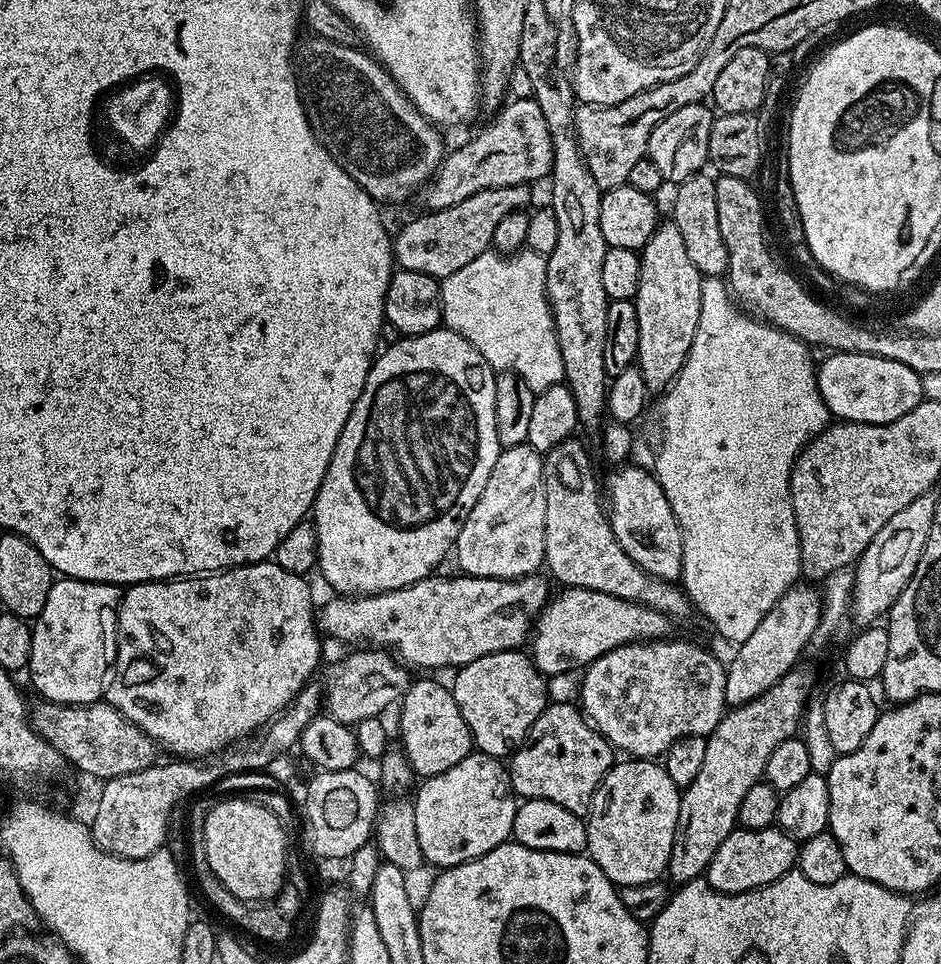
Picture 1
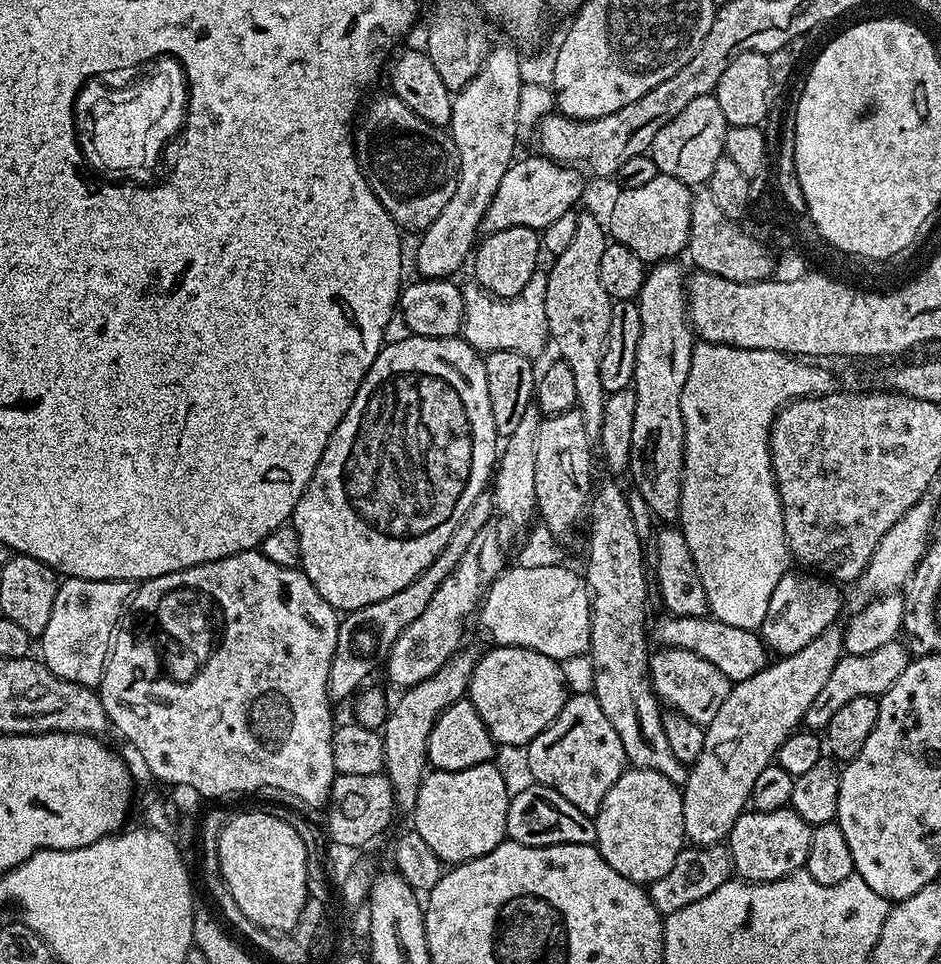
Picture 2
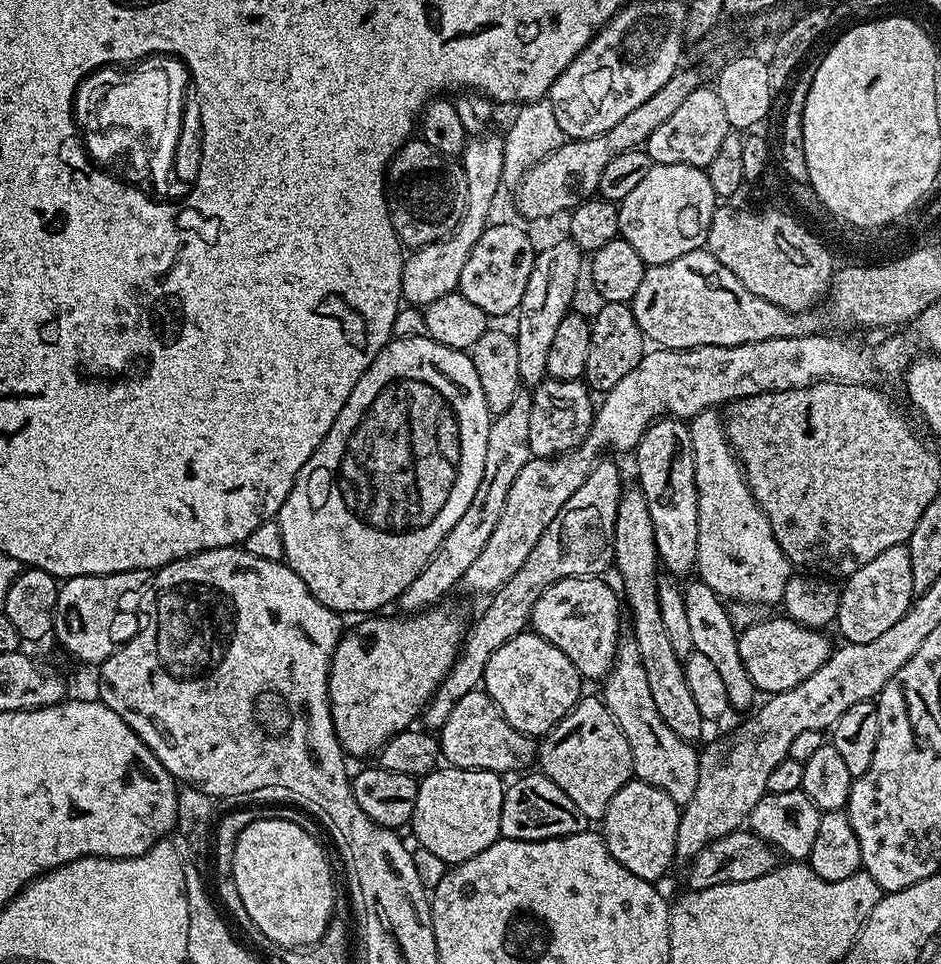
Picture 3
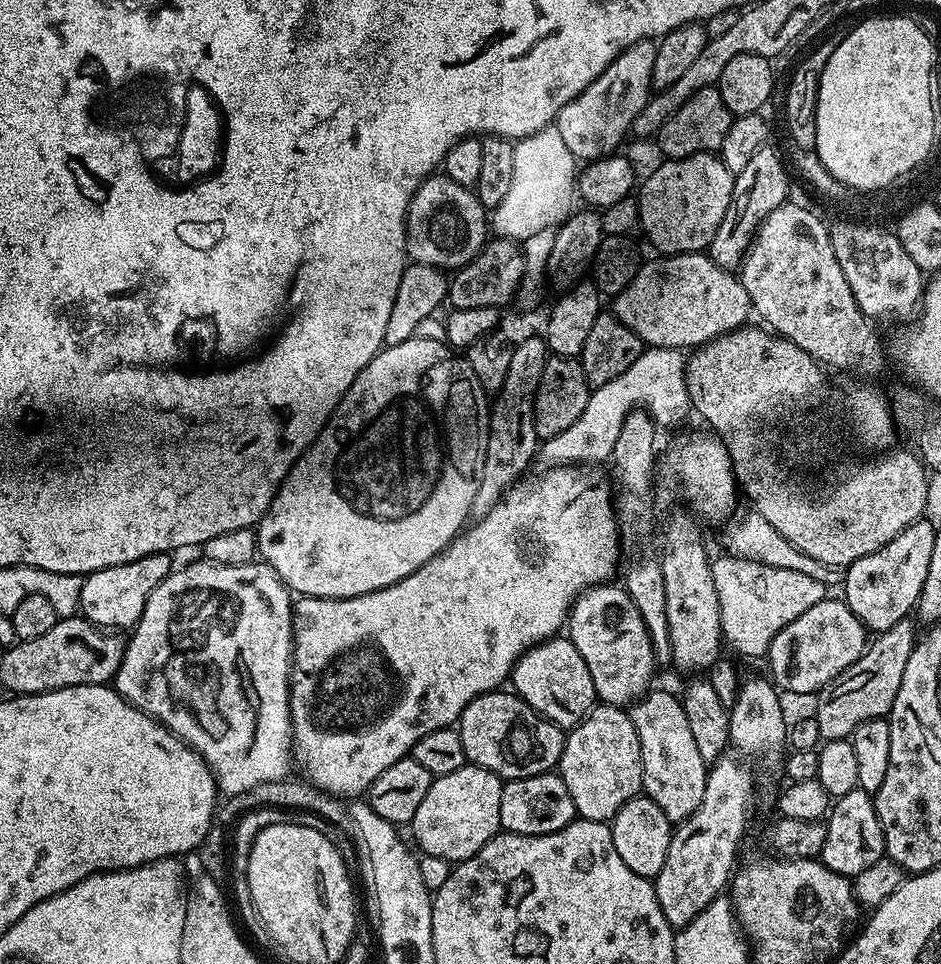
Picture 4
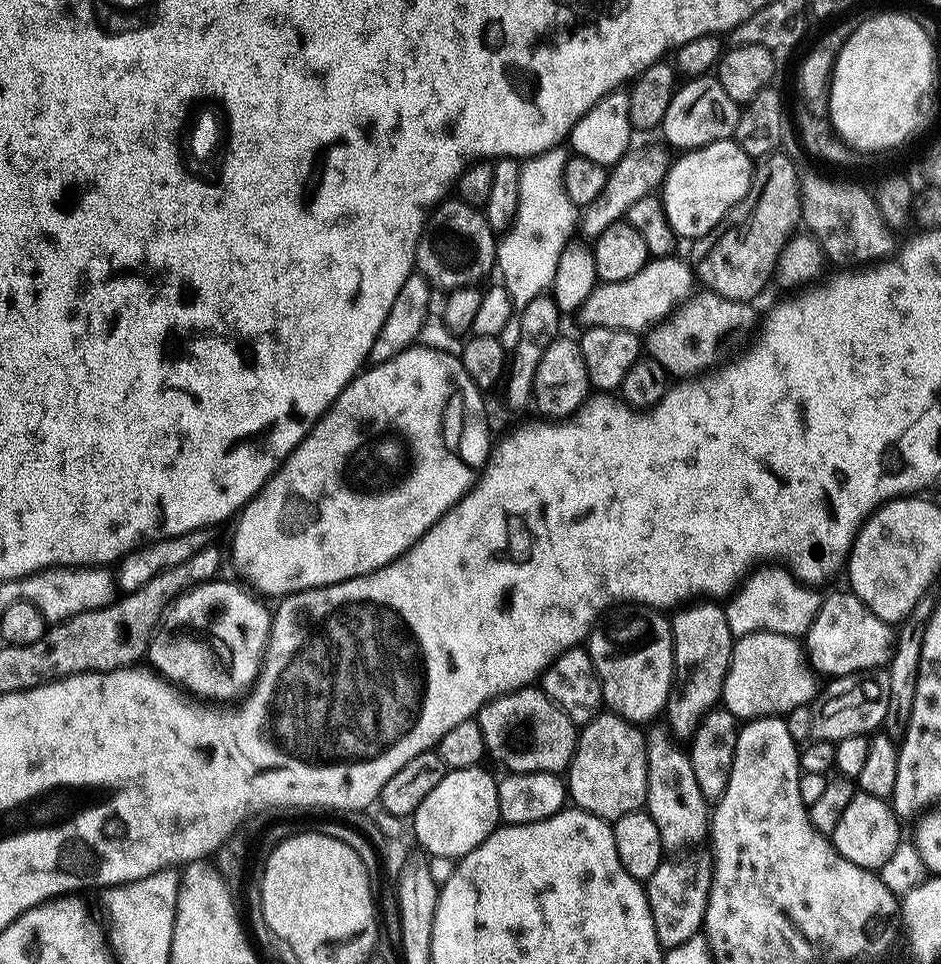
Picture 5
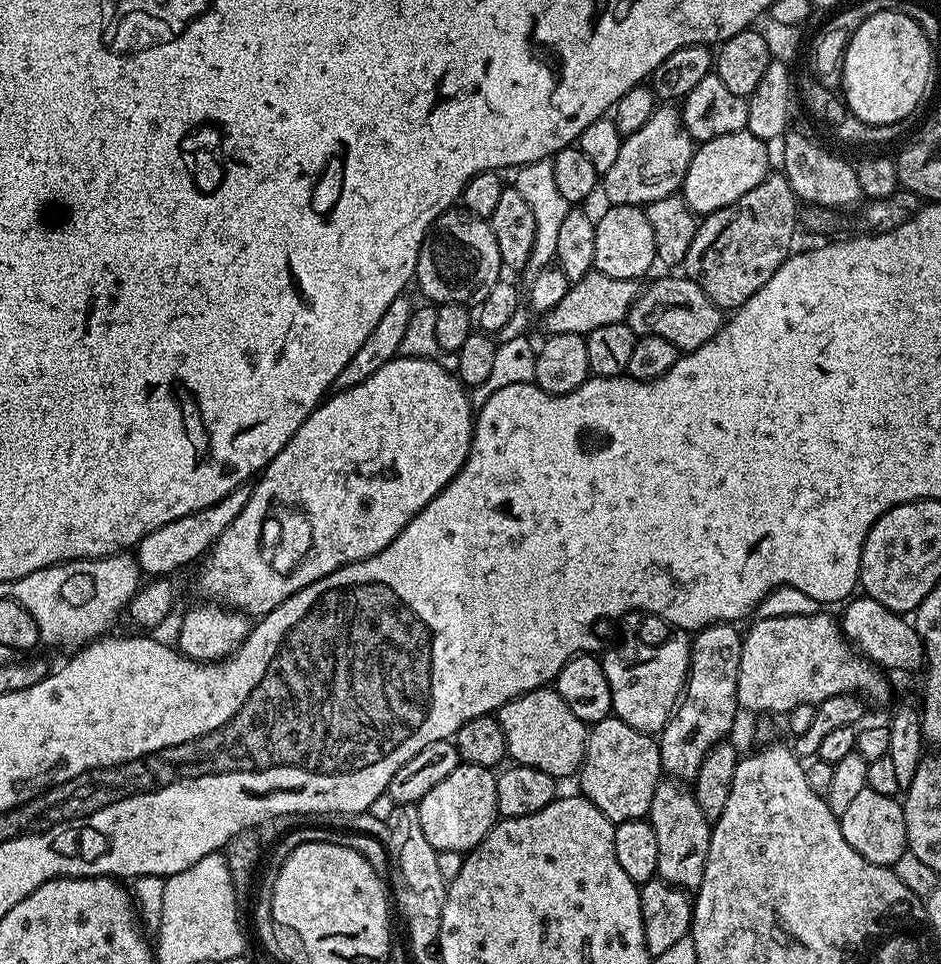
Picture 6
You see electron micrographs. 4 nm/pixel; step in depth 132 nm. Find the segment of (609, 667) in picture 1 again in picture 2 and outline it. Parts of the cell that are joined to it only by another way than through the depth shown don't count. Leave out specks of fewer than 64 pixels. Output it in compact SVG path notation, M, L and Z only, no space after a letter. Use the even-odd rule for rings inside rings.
M661 647L656 651L651 653L648 661L652 691L671 711L686 714L686 718L706 726L714 714L718 714L722 702L726 702L729 680L722 674L722 670L718 670L718 666L706 662L706 658L698 658L698 654L690 650Z

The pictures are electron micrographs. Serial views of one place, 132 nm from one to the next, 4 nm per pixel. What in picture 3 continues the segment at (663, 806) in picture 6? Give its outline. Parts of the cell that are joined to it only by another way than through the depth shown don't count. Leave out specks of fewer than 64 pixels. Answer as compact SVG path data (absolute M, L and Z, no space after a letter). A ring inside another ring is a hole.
M632 638L621 639L616 648L616 663L612 671L602 681L602 699L610 710L614 722L626 734L626 742L630 742L632 770L635 779L646 782L666 794L678 806L683 806L694 798L694 790L698 790L698 766L700 752L689 741L678 738L666 722L662 722L662 714L654 707L654 698L650 698L650 686L646 679L646 670L640 661L638 646Z

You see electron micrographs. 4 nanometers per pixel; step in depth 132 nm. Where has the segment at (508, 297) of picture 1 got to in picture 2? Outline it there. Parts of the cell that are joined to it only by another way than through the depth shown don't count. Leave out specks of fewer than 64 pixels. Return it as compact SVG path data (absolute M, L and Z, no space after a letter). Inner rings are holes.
M479 286L465 287L464 294L464 326L462 339L467 344L475 345L480 340L479 347L491 350L498 342L529 358L549 347L550 337L546 322L546 290L542 286L530 286L522 290L519 296L511 296L509 300L501 300L499 296L492 296Z

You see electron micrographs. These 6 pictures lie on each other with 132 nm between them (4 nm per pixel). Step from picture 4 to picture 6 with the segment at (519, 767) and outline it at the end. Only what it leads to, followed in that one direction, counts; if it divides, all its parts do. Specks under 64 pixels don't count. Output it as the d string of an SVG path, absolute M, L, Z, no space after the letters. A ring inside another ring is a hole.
M555 687L535 688L533 692L514 697L509 704L500 707L498 719L506 738L508 756L516 759L513 761L517 765L542 770L553 778L575 777L579 773L588 745L589 725L562 702Z

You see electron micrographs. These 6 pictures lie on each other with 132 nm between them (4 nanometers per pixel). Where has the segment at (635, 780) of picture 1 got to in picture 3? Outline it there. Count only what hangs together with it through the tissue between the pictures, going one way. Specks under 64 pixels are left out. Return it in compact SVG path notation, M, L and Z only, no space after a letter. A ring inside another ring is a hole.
M635 778L628 781L614 798L602 821L602 835L610 854L643 880L659 881L659 876L677 859L676 839L681 809L662 790Z

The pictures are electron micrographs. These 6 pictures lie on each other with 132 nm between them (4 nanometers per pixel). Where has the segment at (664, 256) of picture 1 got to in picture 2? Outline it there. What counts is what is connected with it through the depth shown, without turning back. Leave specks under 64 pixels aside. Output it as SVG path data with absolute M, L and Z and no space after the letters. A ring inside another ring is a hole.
M656 262L647 269L644 277L644 285L638 297L640 306L640 321L642 322L642 330L638 338L638 354L636 355L636 365L634 366L634 374L632 375L631 387L636 394L634 402L634 434L630 438L630 458L628 459L628 472L632 476L631 487L638 494L642 494L642 498L646 500L646 506L652 512L653 517L660 522L672 522L679 517L680 514L680 487L684 481L684 423L682 422L682 390L686 386L686 378L690 374L690 366L692 365L692 350L694 347L694 329L690 323L690 305L686 299L686 272L676 265L676 262Z

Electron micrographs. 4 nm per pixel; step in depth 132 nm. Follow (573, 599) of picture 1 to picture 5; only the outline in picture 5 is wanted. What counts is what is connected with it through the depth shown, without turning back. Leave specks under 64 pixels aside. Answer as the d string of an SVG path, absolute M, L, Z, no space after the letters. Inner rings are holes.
M843 591L827 593L823 597L817 616L806 633L806 660L825 678L879 669L889 663L893 651L893 629L882 618L875 616L854 593Z

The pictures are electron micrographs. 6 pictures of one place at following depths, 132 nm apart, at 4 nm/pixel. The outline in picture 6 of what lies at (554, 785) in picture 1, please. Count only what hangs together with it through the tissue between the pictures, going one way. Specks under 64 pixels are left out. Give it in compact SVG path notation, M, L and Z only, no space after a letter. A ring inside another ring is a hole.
M614 714L589 727L584 763L578 773L579 791L613 825L645 819L652 811L654 790L661 779L660 745L649 733L638 731Z

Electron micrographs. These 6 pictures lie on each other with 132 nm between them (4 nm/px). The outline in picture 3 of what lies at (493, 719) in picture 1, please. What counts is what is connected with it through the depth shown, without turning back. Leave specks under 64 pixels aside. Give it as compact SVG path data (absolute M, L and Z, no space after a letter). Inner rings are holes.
M531 630L519 632L510 642L498 646L484 667L483 691L502 710L506 722L522 734L542 738L579 702L582 695L580 671L546 638Z

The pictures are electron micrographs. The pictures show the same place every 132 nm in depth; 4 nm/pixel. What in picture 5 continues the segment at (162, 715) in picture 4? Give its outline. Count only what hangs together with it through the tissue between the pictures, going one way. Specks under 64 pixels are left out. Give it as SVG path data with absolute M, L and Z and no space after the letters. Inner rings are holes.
M224 579L209 580L206 584L187 589L167 605L146 653L146 660L153 664L151 667L168 684L181 684L208 700L232 700L235 696L240 698L252 688L260 674L260 666L264 663L268 632L272 629L272 612L264 605L267 603L243 583L231 584Z

